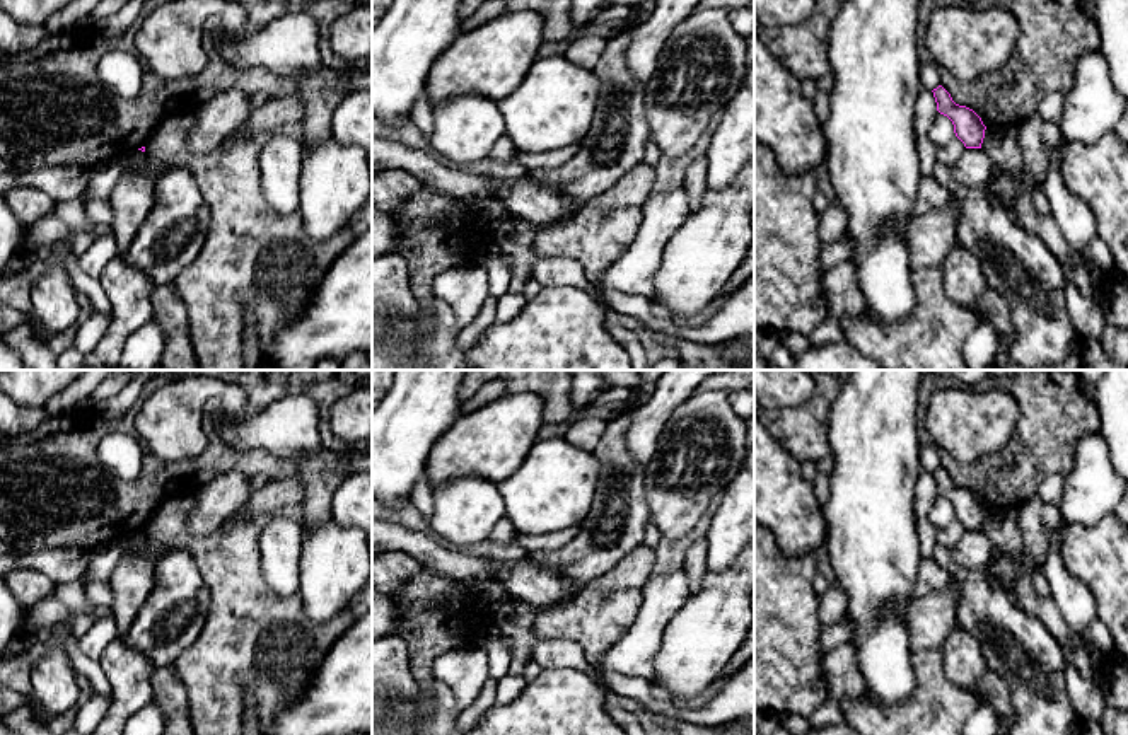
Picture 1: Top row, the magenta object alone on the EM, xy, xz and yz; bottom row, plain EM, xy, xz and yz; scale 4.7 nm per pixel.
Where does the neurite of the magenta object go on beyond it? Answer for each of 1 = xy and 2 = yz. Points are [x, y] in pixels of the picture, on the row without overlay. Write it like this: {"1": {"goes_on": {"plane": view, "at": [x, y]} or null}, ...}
{"1": {"goes_on": null}, "2": {"goes_on": null}}

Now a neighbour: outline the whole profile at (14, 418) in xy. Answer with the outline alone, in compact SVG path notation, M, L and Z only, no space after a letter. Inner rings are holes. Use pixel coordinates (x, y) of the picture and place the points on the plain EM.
M0 389L0 431L3 435L15 437L26 430L32 430L44 418L43 408L19 406Z

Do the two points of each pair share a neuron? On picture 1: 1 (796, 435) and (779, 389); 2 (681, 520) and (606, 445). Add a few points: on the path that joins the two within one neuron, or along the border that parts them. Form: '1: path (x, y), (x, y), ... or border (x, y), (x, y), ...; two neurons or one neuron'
1: border (816, 387), (799, 405), (772, 408); two neurons
2: border (644, 468), (644, 497), (651, 520); two neurons

